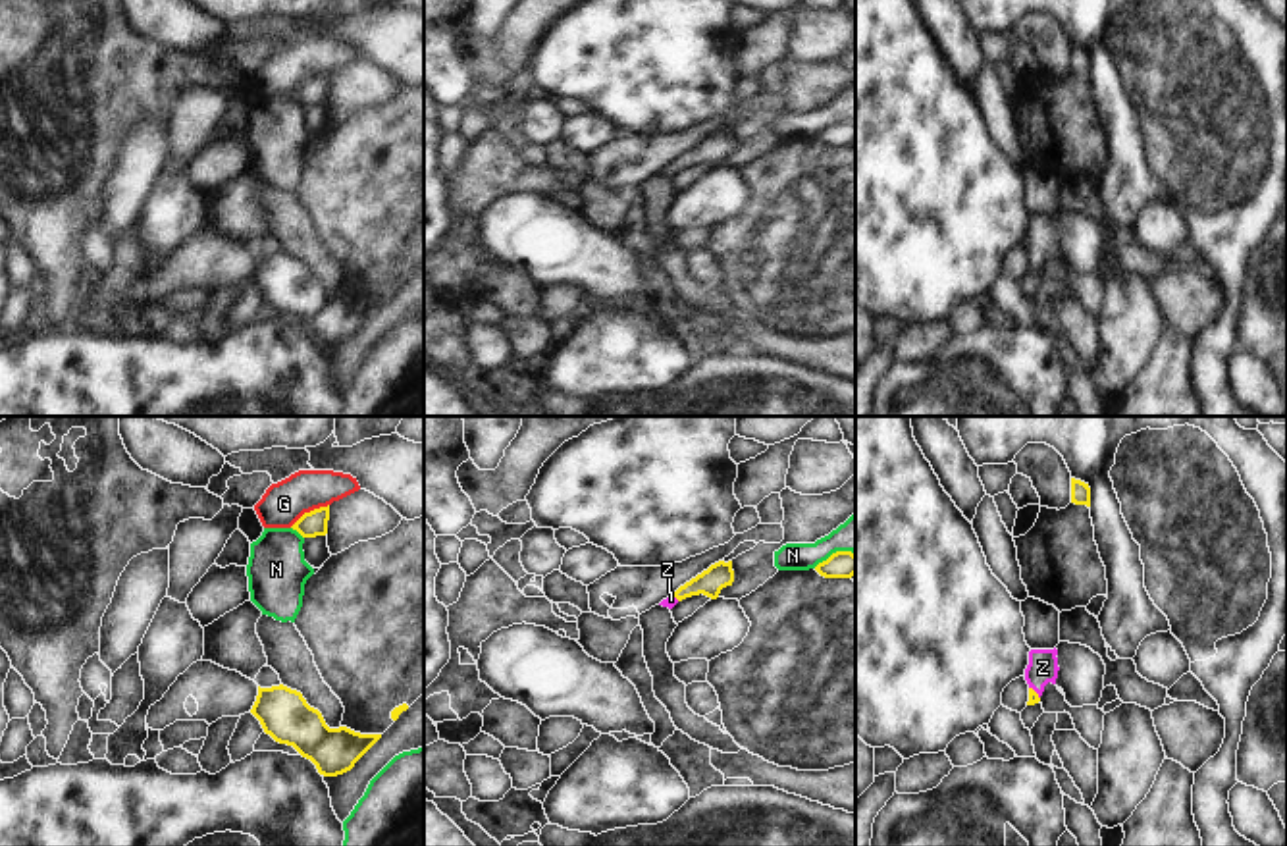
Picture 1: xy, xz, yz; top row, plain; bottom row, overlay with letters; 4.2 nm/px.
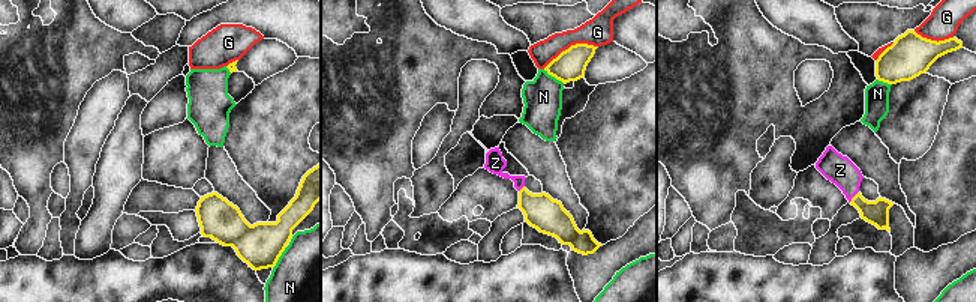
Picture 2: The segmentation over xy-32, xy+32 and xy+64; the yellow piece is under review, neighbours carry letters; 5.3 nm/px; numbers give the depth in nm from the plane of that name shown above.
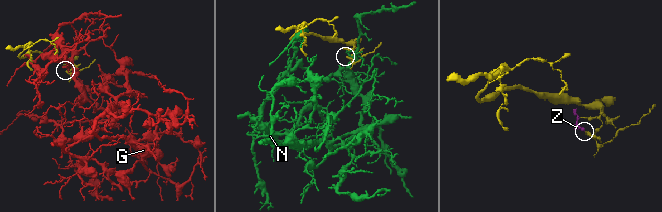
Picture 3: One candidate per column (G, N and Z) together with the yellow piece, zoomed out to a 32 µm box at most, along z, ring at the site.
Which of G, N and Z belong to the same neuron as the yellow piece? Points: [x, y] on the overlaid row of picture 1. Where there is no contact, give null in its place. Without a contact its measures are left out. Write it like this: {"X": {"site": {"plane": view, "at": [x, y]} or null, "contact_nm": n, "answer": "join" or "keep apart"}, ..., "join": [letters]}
{"G": {"site": {"plane": "xy", "at": [311, 511]}, "contact_nm": 190, "answer": "keep apart"}, "N": {"site": {"plane": "xy", "at": [297, 530]}, "contact_nm": 80, "answer": "keep apart"}, "Z": {"site": {"plane": "yz", "at": [1035, 692]}, "contact_nm": 70, "answer": "join"}, "join": ["Z"]}

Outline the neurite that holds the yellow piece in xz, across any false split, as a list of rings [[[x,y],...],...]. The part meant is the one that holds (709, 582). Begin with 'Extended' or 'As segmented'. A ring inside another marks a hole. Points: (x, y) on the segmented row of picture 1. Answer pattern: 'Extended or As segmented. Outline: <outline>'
Extended. Outline: [[[719,561],[711,565],[707,570],[680,586],[672,595],[663,599],[659,605],[672,609],[678,601],[692,597],[692,595],[707,595],[711,599],[717,599],[721,590],[726,586],[732,586],[734,582],[734,570],[732,561],[724,563]]]

